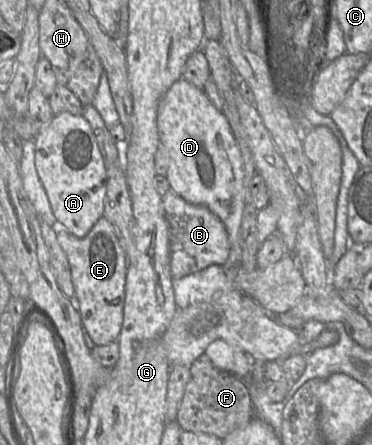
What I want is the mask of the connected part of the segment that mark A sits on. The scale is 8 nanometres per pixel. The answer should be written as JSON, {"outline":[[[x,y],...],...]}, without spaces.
{"outline":[[[68,112],[54,115],[33,141],[35,167],[55,218],[72,235],[85,237],[104,214],[107,192],[105,160],[88,121]]]}

